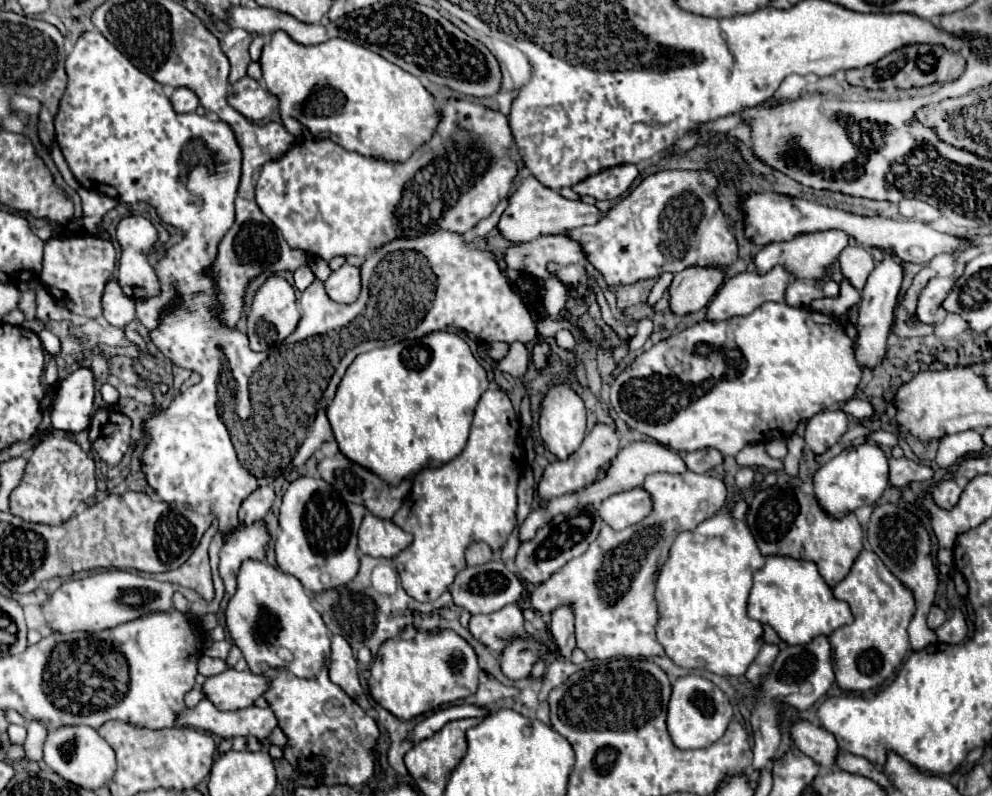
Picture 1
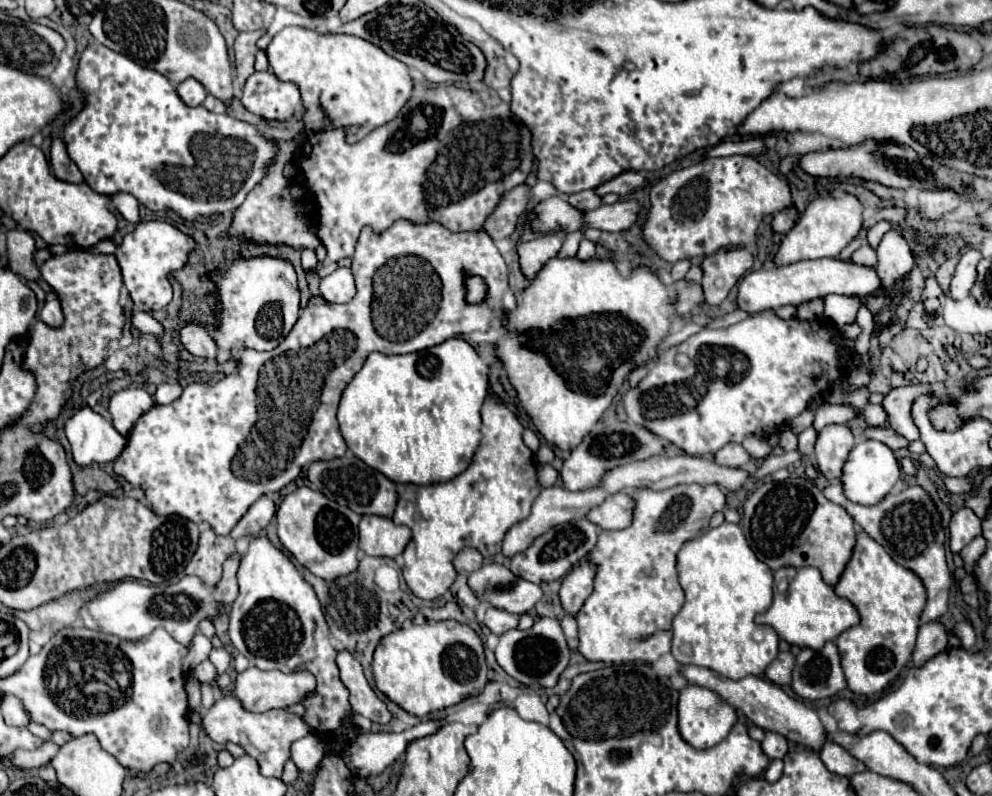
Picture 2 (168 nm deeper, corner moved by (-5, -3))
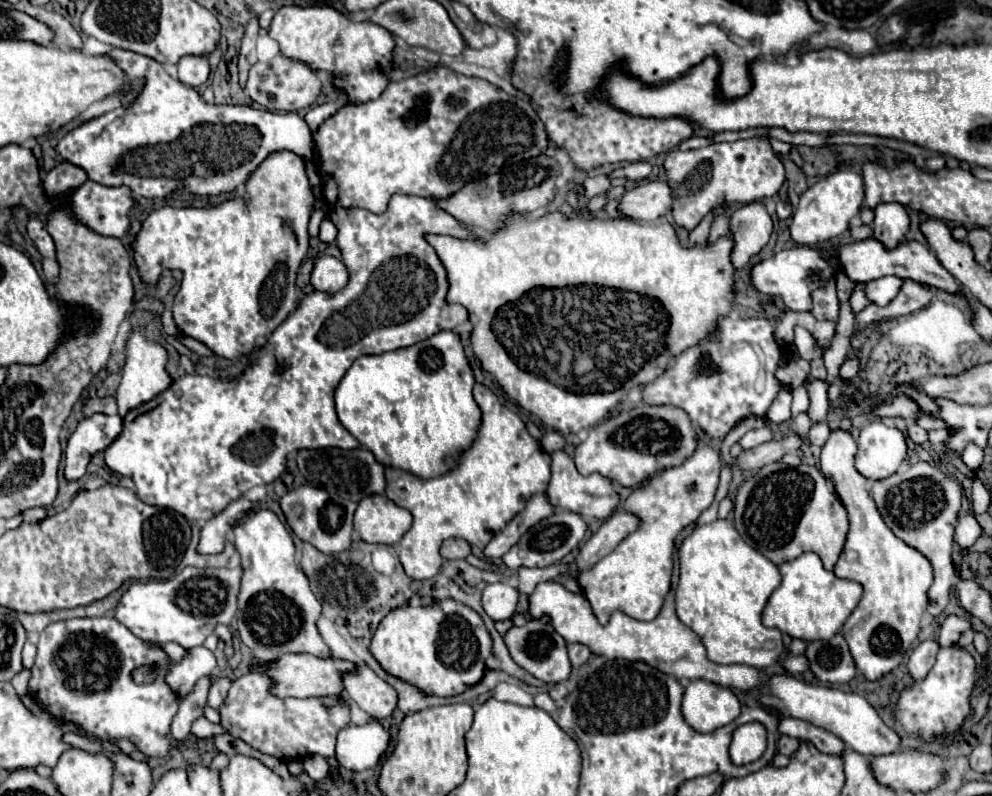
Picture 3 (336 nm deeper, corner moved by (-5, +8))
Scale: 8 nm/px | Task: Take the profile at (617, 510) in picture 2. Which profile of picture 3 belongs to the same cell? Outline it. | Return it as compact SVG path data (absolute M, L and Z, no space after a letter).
M563 450L551 454L551 482L549 482L547 494L549 494L549 500L553 506L561 506L561 508L567 508L571 512L579 512L585 518L607 520L619 506L619 494L615 492L613 482L599 476L599 474L581 476L575 470L573 460Z

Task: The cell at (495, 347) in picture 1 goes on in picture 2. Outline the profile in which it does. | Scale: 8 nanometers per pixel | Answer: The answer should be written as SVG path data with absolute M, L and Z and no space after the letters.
M453 337L419 353L371 353L363 369L343 391L337 419L347 447L393 483L445 483L467 469L467 463L471 463L475 455L475 447L479 447L479 409L485 397L487 365L465 339Z

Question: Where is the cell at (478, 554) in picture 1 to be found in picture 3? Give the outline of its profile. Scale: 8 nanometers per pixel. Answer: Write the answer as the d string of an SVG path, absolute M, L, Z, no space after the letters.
M451 538L443 542L441 554L443 558L467 558L471 554L471 546L463 538Z

